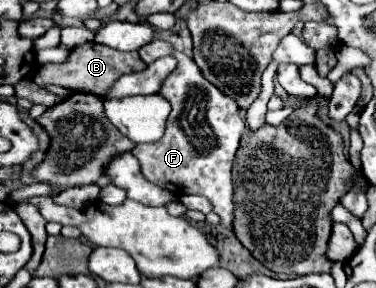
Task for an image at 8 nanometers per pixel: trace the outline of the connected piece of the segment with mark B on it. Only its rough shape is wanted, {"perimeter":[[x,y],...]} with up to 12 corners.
{"perimeter":[[96,42],[72,50],[72,90],[108,94],[144,70],[138,52]]}

